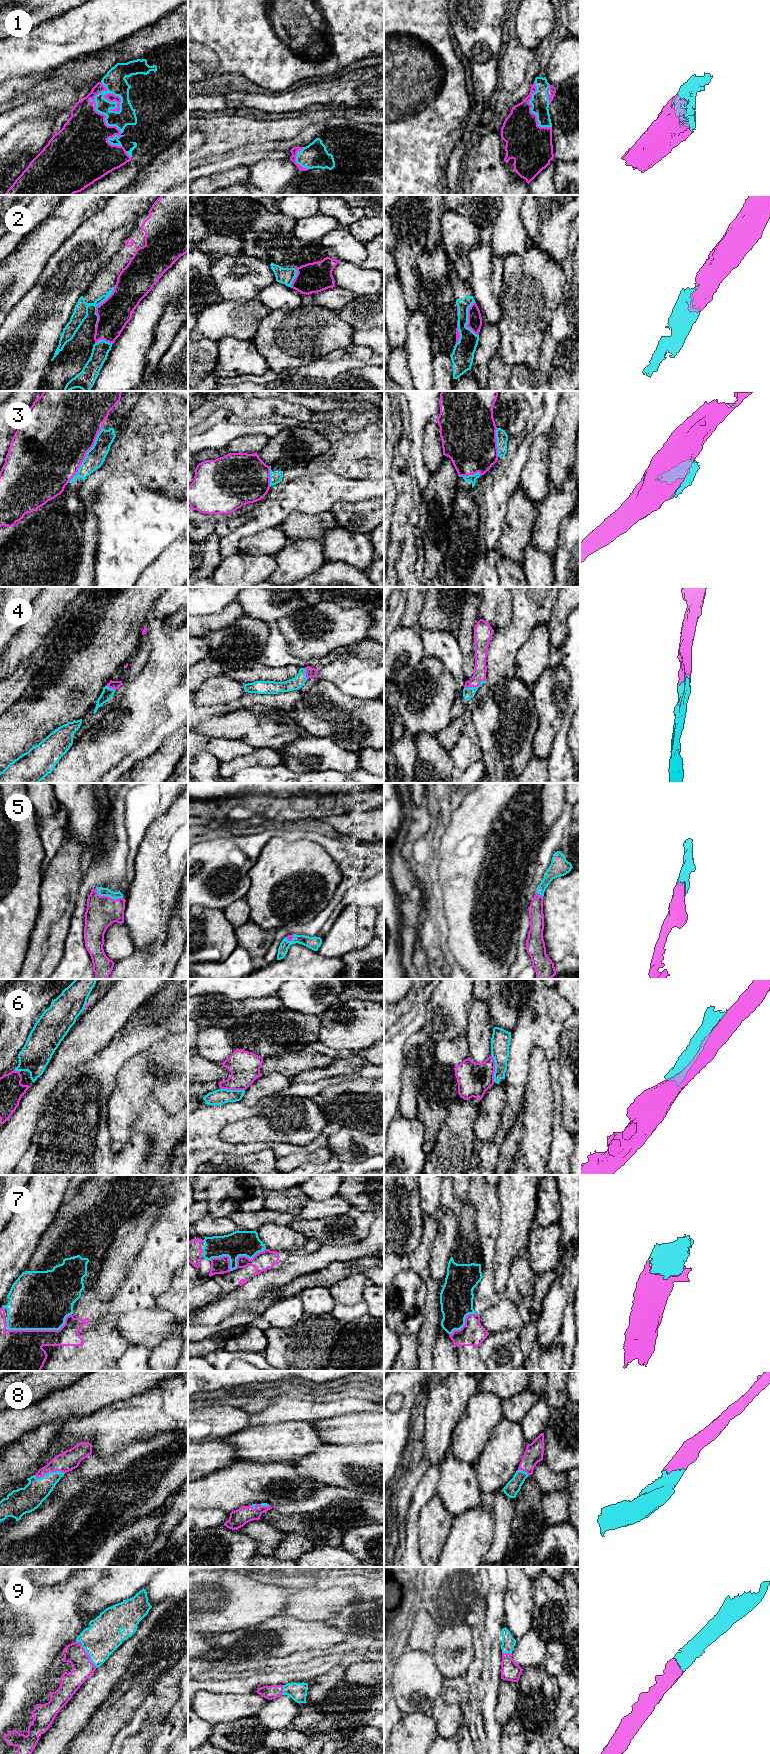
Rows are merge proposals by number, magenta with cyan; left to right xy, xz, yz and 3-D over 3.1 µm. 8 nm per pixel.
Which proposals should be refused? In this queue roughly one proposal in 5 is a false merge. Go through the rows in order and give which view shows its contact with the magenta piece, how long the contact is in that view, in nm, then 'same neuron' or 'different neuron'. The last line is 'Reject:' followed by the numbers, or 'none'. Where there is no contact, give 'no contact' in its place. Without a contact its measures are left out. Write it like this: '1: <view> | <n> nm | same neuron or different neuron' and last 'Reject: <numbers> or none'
1: xy | 460 nm | same neuron
2: yz | 280 nm | same neuron
3: xy | 550 nm | different neuron
4: yz | 180 nm | same neuron
5: xy | 240 nm | same neuron
6: yz | 220 nm | different neuron
7: xy | 550 nm | same neuron
8: xy | 240 nm | same neuron
9: xy | 280 nm | same neuron
Reject: 3, 6

